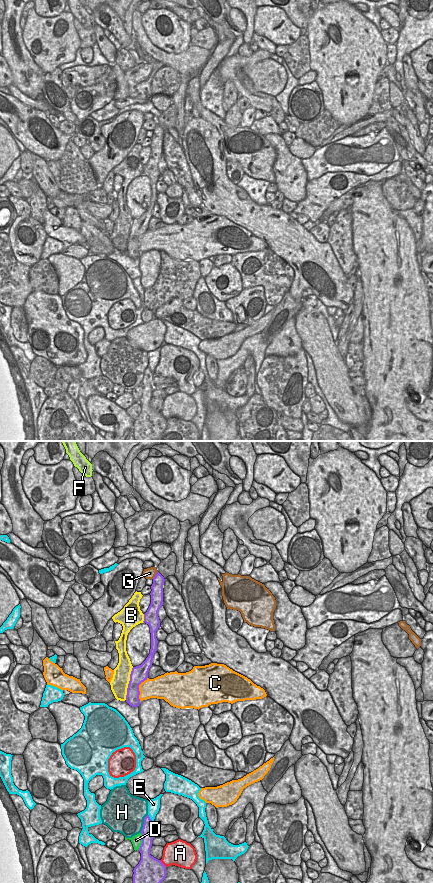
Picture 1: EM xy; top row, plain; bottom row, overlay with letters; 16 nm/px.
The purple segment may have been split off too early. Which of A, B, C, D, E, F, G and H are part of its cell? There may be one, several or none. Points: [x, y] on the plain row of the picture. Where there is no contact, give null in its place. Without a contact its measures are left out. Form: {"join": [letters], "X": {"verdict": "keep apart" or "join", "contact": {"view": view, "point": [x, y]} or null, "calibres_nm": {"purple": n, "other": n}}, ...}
{"join": ["F"], "A": {"verdict": "keep apart", "contact": {"view": "xy", "point": [162, 415]}, "calibres_nm": {"purple": 480, "other": 380}}, "B": {"verdict": "keep apart", "contact": {"view": "xy", "point": [129, 235]}, "calibres_nm": {"purple": 280, "other": 280}}, "C": {"verdict": "keep apart", "contact": {"view": "xy", "point": [138, 241]}, "calibres_nm": {"purple": 280, "other": 320}}, "D": {"verdict": "keep apart", "contact": {"view": "xy", "point": [142, 393]}, "calibres_nm": {"purple": 190, "other": 170}}, "E": {"verdict": "keep apart", "contact": {"view": "xy", "point": [149, 370]}, "calibres_nm": {"purple": 170, "other": 190}}, "F": {"verdict": "join", "contact": {"view": "xy", "point": [162, 138]}, "calibres_nm": {"purple": 190, "other": 30}}, "G": {"verdict": "keep apart", "contact": {"view": "xy", "point": [155, 127]}, "calibres_nm": {"purple": 190, "other": 190}}, "H": {"verdict": "keep apart", "contact": {"view": "xy", "point": [144, 375]}, "calibres_nm": {"purple": 190, "other": 480}}}

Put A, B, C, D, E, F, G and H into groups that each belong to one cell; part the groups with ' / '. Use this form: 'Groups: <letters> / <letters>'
Groups: A / B / C / D / E / F / G / H

